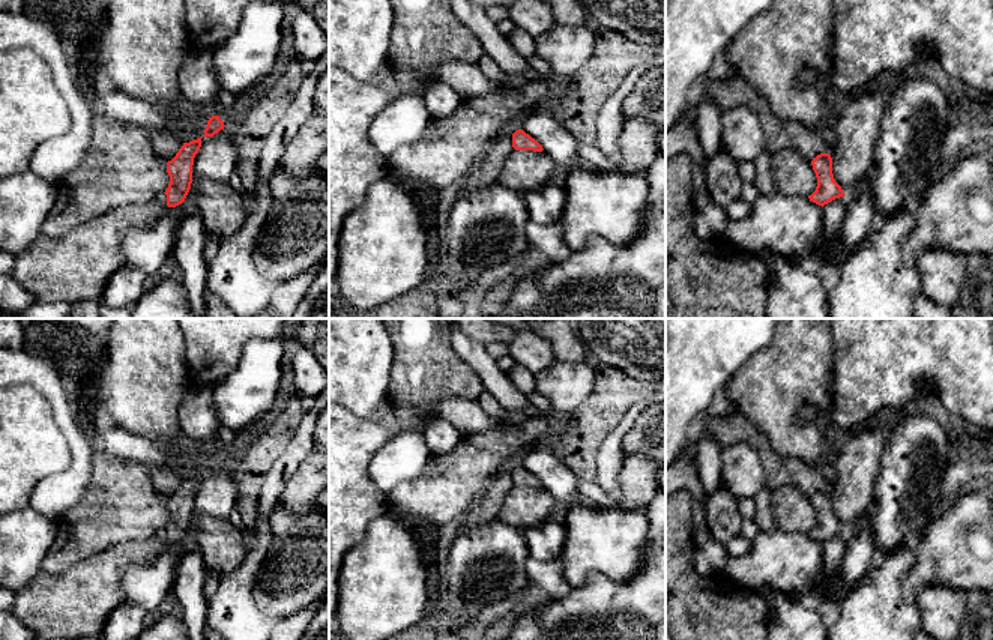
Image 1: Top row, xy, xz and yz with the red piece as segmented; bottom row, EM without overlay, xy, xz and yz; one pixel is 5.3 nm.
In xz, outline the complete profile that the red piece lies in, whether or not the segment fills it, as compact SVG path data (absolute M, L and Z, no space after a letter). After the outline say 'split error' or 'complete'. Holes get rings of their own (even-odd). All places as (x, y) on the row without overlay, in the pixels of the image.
M518 466L512 470L512 484L515 487L533 487L533 488L544 487L542 482L529 470L526 470L523 466Z | complete

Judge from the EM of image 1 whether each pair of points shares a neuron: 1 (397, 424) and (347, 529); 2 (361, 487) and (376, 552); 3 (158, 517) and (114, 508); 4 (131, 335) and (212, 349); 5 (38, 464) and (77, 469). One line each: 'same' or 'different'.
1: same
2: different
3: same
4: different
5: different

